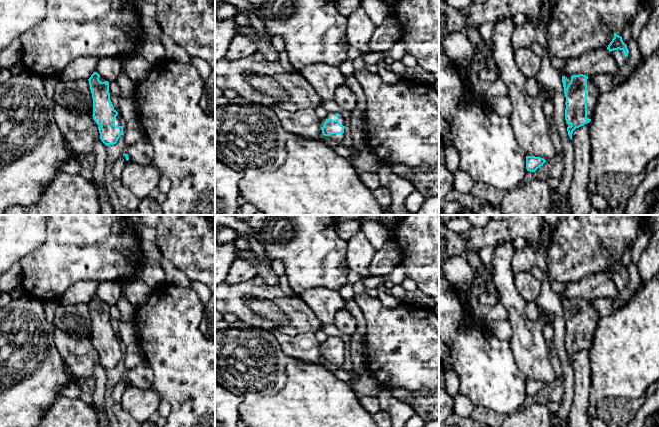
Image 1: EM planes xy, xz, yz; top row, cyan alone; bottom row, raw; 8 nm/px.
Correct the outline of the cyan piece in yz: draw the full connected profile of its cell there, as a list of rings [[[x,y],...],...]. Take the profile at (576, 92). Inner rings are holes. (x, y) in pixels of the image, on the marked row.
[[[583,74],[562,76],[562,83],[564,87],[564,94],[566,97],[566,127],[568,135],[572,140],[572,133],[576,128],[579,128],[581,126],[590,127],[592,123],[594,108],[597,104],[597,99],[601,93],[593,82],[592,77]]]

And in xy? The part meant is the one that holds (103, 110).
[[[94,72],[88,81],[93,98],[90,116],[98,127],[101,141],[106,146],[114,145],[123,135],[123,121],[110,100],[109,83],[111,81],[97,72]]]

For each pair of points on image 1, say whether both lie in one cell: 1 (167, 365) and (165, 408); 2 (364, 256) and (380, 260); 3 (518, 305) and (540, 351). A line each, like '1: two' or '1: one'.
1: two
2: two
3: one

